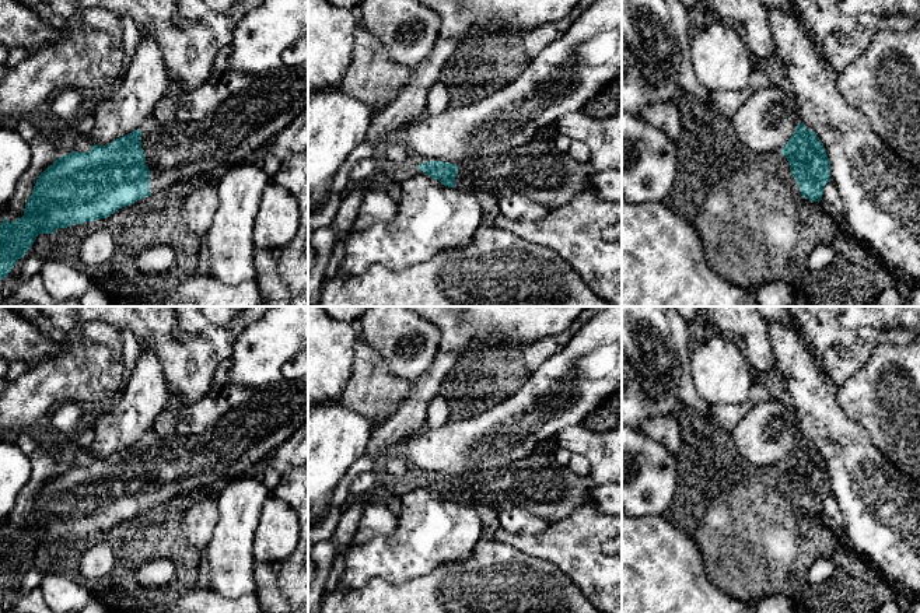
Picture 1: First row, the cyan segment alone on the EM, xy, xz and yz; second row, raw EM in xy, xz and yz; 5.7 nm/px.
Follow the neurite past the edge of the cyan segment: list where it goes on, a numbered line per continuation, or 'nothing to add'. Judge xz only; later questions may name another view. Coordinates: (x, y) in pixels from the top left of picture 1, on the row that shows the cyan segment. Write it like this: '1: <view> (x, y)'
1: xz (535, 170)

